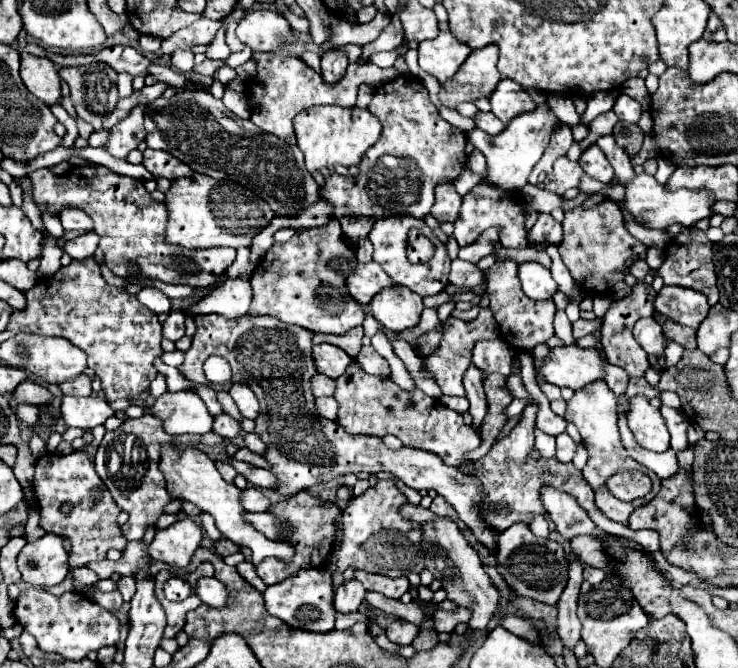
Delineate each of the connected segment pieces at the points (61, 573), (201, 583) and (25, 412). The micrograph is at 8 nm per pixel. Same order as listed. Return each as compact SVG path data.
M44 534L28 542L18 554L18 570L30 586L48 588L60 584L68 574L68 552L64 550L62 536Z
M200 578L198 580L198 596L210 608L224 608L228 604L226 586L216 578Z
M22 403L16 407L15 415L18 420L33 426L38 421L39 412L36 406Z

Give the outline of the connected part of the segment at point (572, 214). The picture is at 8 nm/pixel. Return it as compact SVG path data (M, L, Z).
M604 200L594 208L576 206L564 212L564 238L560 244L560 256L572 278L586 290L596 294L610 294L616 282L624 280L626 260L634 252L644 252L644 244L628 234L624 228L624 218L614 202Z

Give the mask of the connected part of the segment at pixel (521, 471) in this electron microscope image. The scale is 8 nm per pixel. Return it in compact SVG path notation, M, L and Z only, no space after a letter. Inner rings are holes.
M512 372L506 380L506 388L510 388L510 394L514 398L524 398L524 400L530 400L530 404L524 408L518 424L514 426L514 430L504 436L502 440L496 440L496 444L492 446L492 450L480 458L478 462L472 462L470 468L462 468L462 472L466 474L476 474L480 480L482 480L482 486L484 486L484 500L482 500L482 514L484 514L484 520L496 528L498 532L506 530L510 524L516 524L516 522L530 522L534 514L544 514L544 508L542 508L542 502L540 502L540 488L544 484L552 484L554 488L558 490L564 490L568 494L572 494L578 504L584 508L592 521L603 531L616 536L625 537L626 539L633 540L641 544L647 552L651 553L656 564L666 572L666 577L672 580L674 588L682 588L686 584L689 584L698 577L696 574L692 574L672 566L663 557L660 551L660 537L655 530L632 530L628 526L622 525L618 522L607 518L594 503L594 492L592 488L588 486L588 482L582 478L582 472L572 464L562 464L558 458L540 458L540 460L532 460L528 454L532 450L532 430L534 430L534 422L536 422L536 412L538 412L538 404L536 400L530 398L528 390L524 388L524 382L522 382L522 376L520 372Z

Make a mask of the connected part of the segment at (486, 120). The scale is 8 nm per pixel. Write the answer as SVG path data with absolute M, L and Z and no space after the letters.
M480 112L480 114L476 116L476 126L478 126L480 130L484 130L486 134L490 134L490 136L496 136L496 134L500 134L500 132L504 130L502 120L498 120L492 112L488 112L488 114Z

